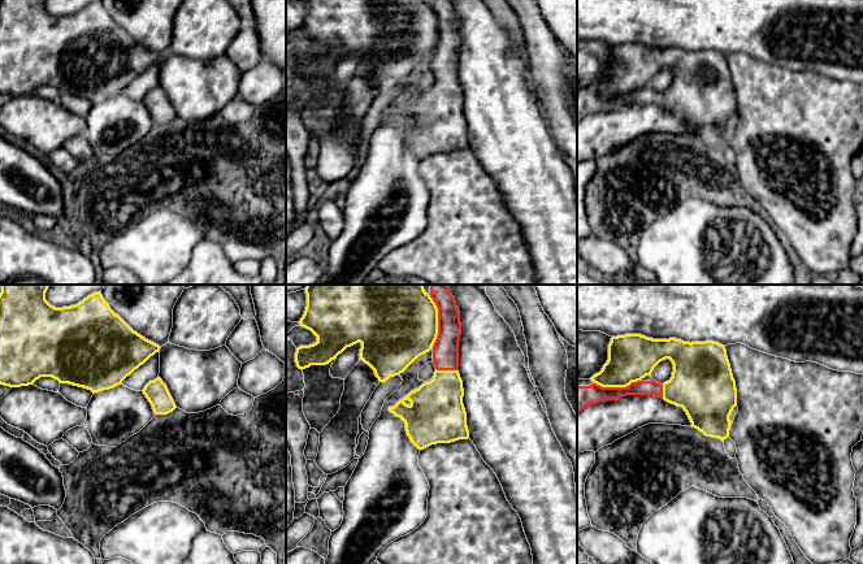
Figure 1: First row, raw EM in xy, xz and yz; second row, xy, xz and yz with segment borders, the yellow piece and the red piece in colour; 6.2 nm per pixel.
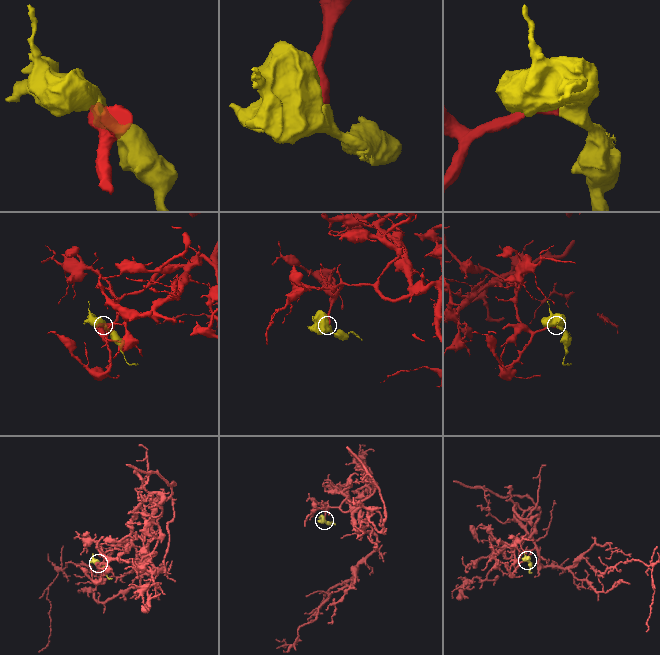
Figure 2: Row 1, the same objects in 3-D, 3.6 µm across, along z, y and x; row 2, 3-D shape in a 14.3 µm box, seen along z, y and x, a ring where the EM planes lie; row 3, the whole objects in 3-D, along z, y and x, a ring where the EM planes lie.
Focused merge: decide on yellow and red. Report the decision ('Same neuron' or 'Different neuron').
Same neuron

